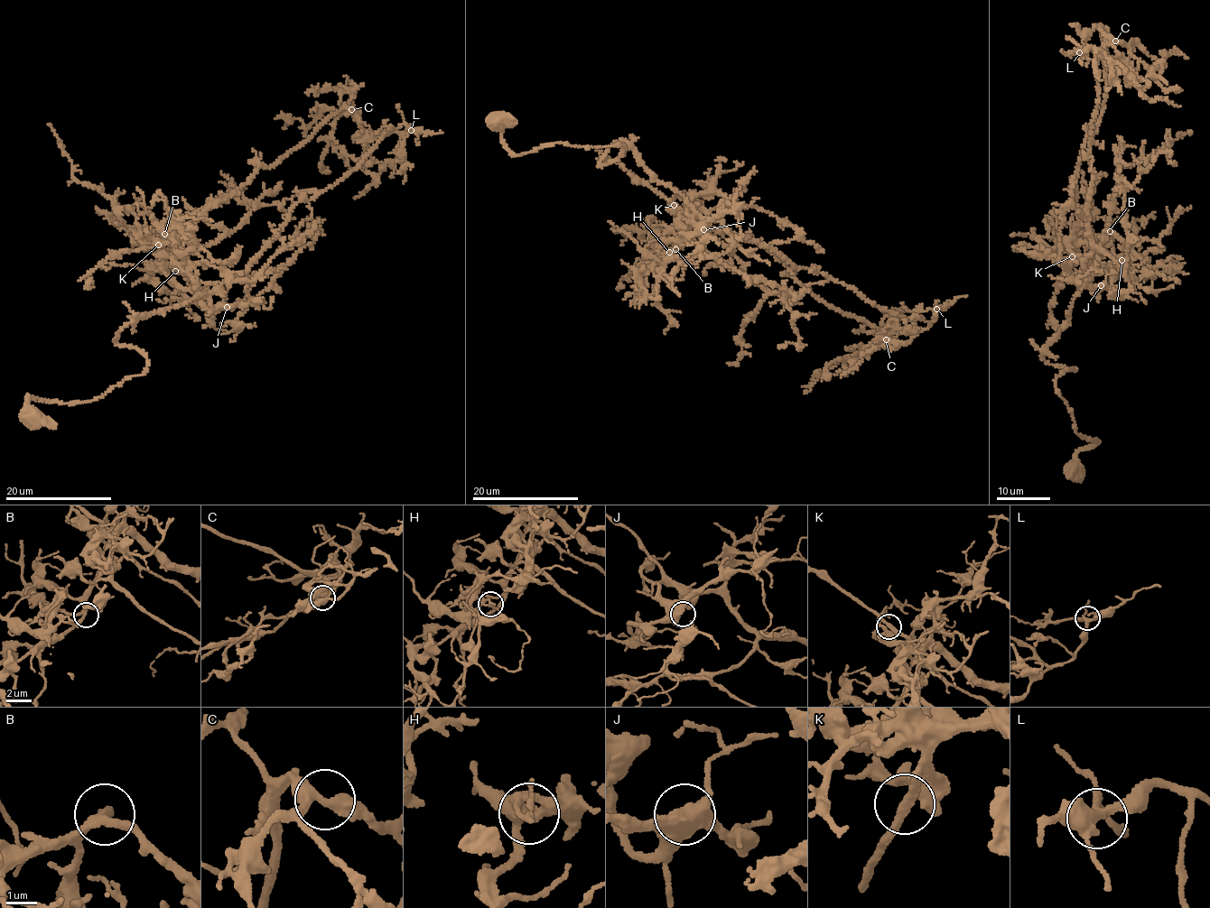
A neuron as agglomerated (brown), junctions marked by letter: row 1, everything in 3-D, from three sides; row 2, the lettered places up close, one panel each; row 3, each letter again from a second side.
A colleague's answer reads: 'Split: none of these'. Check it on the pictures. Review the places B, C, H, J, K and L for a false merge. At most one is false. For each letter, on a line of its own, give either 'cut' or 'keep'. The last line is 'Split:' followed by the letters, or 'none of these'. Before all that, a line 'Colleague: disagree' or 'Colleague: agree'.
Colleague: disagree
B: keep
C: keep
H: cut
J: keep
K: keep
L: keep
Split: H

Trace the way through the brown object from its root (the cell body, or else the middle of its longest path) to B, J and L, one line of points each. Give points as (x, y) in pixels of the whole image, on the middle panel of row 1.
B: (497, 123), (516, 154), (625, 146), (600, 166), (626, 140), (693, 209), (675, 249)
J: (497, 123), (516, 154), (562, 143), (625, 146), (600, 166), (609, 148), (626, 140), (703, 229)
L: (497, 123), (516, 154), (625, 146), (600, 166), (626, 140), (737, 237), (919, 328), (936, 309)

